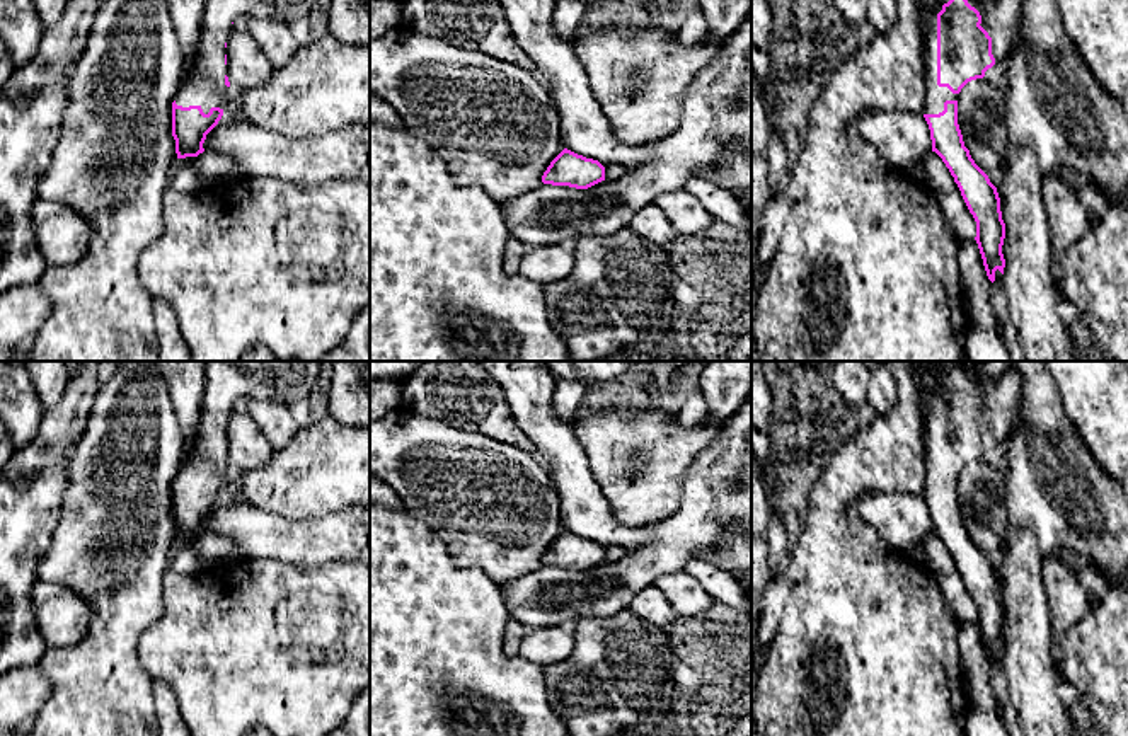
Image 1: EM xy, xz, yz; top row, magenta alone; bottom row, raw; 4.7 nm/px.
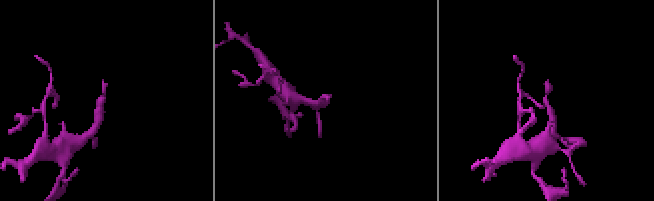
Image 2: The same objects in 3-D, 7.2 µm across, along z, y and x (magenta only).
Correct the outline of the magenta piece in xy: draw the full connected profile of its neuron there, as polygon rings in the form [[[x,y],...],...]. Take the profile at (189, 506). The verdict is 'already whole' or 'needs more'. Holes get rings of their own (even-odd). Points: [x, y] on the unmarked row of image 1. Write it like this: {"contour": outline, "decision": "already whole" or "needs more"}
{"contour": [[[204,361],[206,387],[193,445],[172,484],[172,518],[177,540],[204,533],[206,516],[223,497],[227,474],[227,423],[237,399],[278,400],[295,405],[317,383],[319,361]]], "decision": "needs more"}

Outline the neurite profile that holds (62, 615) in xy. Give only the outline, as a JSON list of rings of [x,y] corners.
[[[39,581],[31,591],[36,627],[48,647],[68,647],[85,635],[92,608],[73,588]]]

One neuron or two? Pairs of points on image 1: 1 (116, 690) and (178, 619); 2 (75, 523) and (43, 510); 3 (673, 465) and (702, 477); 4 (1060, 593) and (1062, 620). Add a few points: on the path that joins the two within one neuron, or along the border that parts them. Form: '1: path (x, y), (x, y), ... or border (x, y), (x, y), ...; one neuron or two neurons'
1: border (152, 622), (138, 641), (138, 658), (154, 678); two neurons
2: border (67, 477), (60, 518), (51, 546), (45, 554); two neurons
3: border (713, 440), (696, 457), (677, 510); two neurons
4: path (1062, 600), (1062, 614); one neuron

